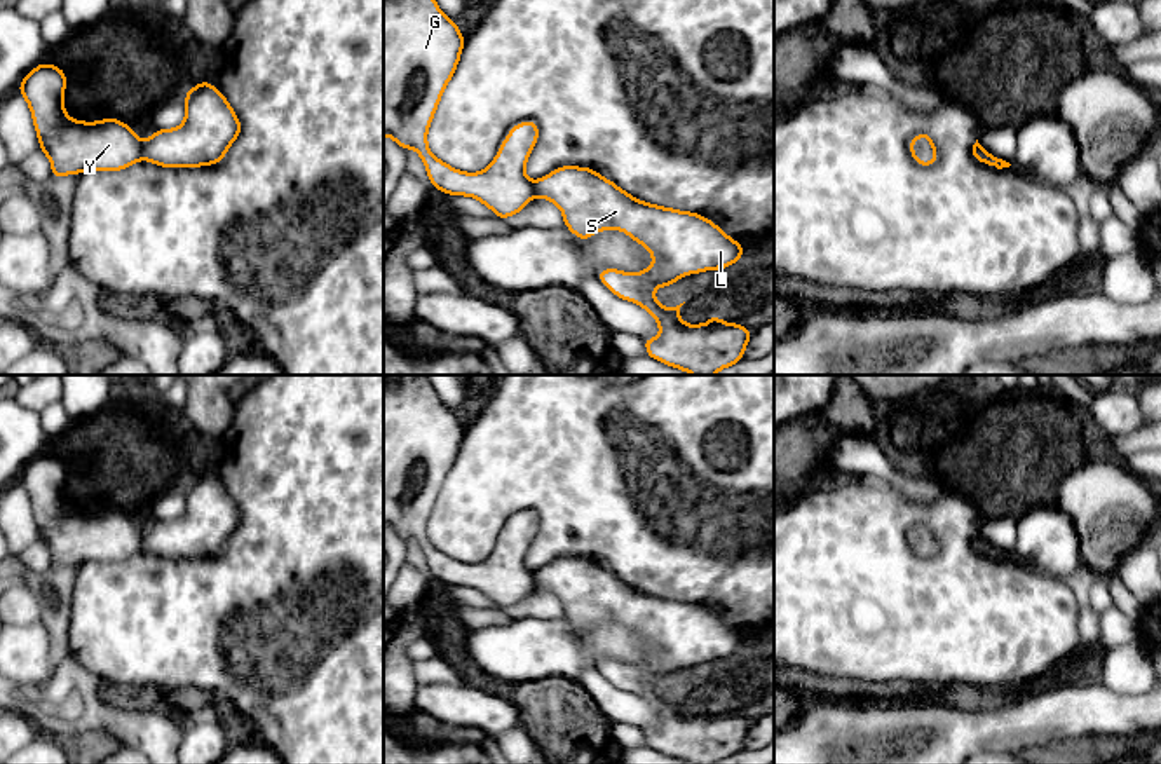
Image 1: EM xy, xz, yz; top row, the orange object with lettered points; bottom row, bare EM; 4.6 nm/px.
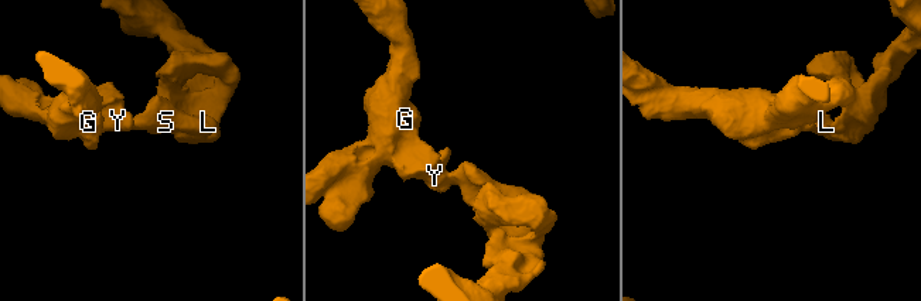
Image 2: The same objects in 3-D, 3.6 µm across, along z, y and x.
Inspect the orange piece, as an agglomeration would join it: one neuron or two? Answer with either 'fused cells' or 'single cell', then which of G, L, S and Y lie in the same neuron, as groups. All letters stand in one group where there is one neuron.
fused cells | G Y / L S

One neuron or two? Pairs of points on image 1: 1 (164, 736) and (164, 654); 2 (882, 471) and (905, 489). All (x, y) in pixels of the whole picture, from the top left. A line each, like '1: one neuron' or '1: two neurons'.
1: two neurons
2: one neuron

